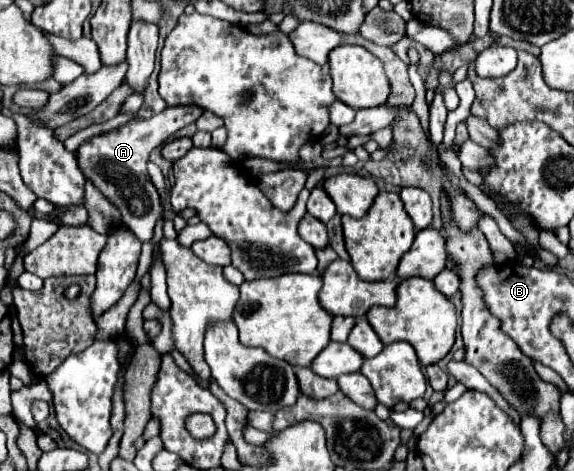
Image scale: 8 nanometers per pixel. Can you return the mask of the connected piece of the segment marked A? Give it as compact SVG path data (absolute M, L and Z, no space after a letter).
M166 107L162 113L150 119L132 119L120 129L100 133L78 147L78 163L82 173L94 181L94 185L102 191L104 197L108 197L108 201L118 207L122 221L134 231L134 235L138 235L142 243L152 239L154 227L164 215L160 195L146 171L148 155L152 149L160 147L160 143L164 143L174 131L194 123L200 115L200 107Z

